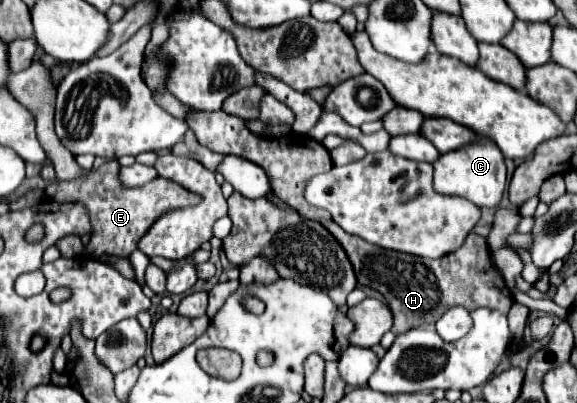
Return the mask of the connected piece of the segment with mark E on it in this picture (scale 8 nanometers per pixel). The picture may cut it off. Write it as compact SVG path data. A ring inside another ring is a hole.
M105 161L99 169L91 169L83 173L83 177L77 177L75 181L53 181L45 189L45 193L49 199L59 203L83 201L89 207L93 223L91 243L85 247L85 253L89 257L101 257L105 253L115 257L129 257L131 251L137 249L137 241L147 233L147 229L153 225L157 217L161 217L165 211L197 203L197 197L193 193L163 177L155 177L143 187L133 189L123 187L119 183L117 161Z

